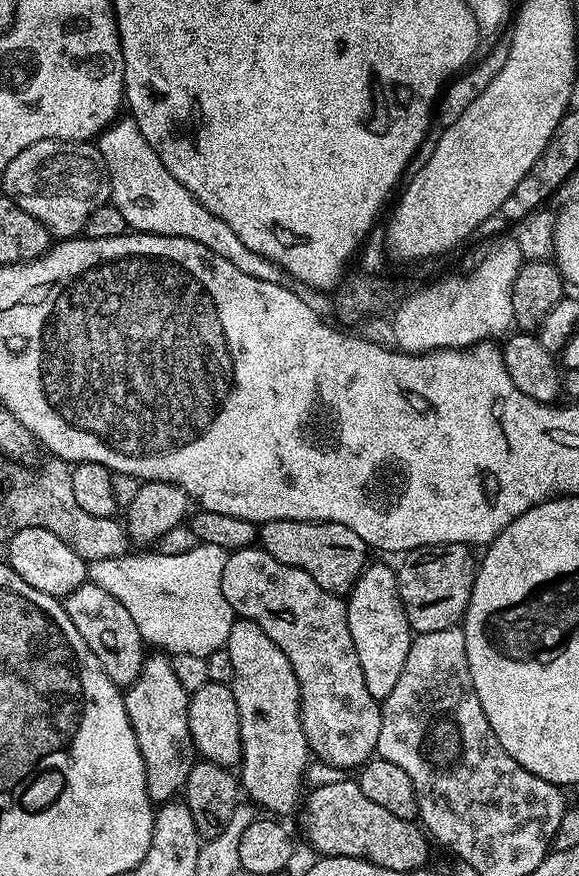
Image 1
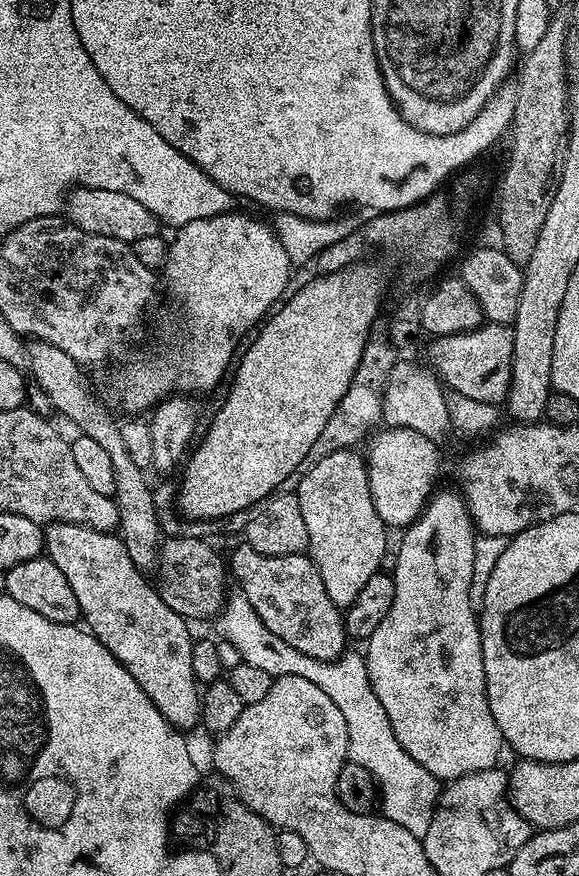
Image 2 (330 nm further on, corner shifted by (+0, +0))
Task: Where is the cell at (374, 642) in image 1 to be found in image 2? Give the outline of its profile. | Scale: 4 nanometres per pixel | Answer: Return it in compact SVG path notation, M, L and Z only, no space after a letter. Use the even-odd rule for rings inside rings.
M351 448L340 449L332 454L326 454L325 457L317 459L315 462L307 465L308 473L304 477L299 477L300 485L294 488L296 497L298 498L298 506L302 506L302 519L306 522L306 534L308 535L308 551L307 555L311 556L314 566L318 566L318 574L322 574L322 586L326 586L326 594L330 594L330 602L334 602L337 608L347 610L354 602L354 598L358 598L358 593L362 591L362 586L366 586L366 582L370 582L370 578L374 578L374 574L381 571L384 560L384 551L388 548L389 529L382 522L382 518L378 518L378 510L374 510L374 498L370 494L370 482L368 481L368 468L365 459L358 454L359 451Z

